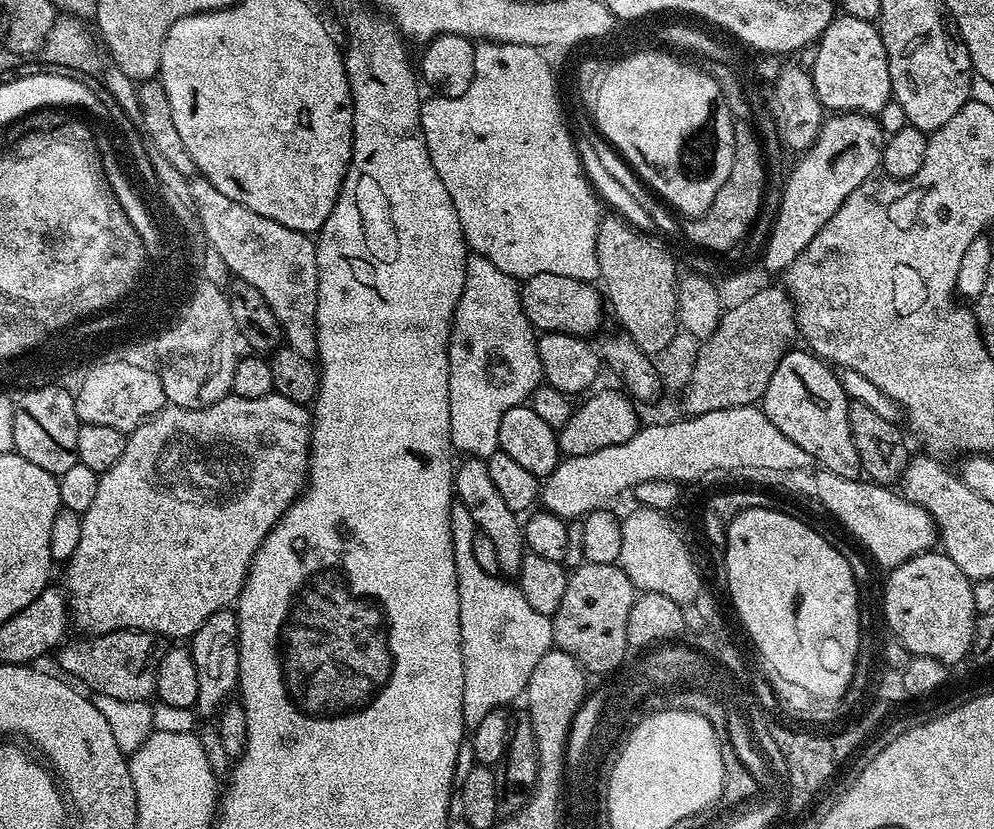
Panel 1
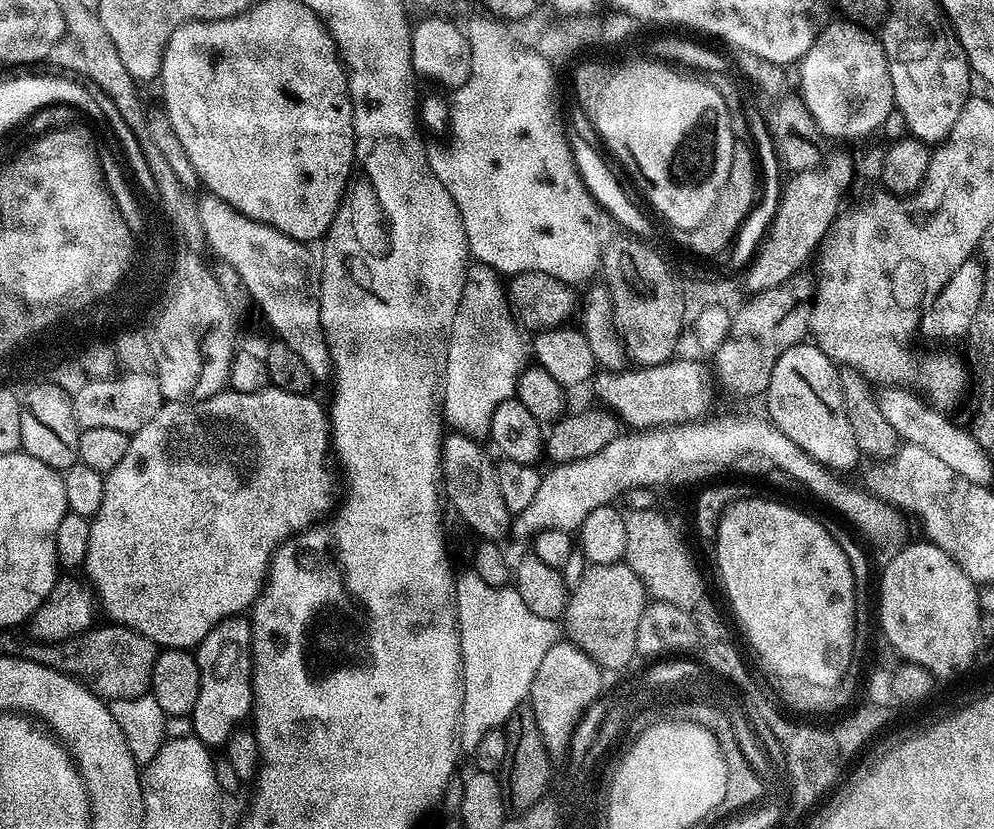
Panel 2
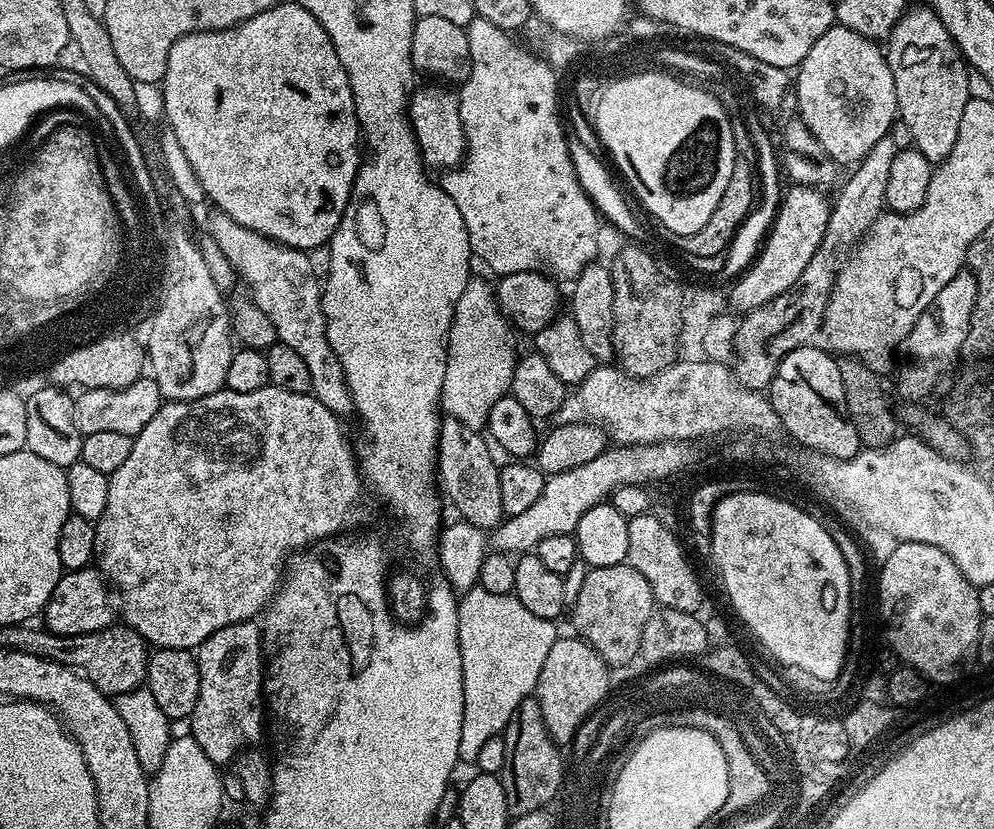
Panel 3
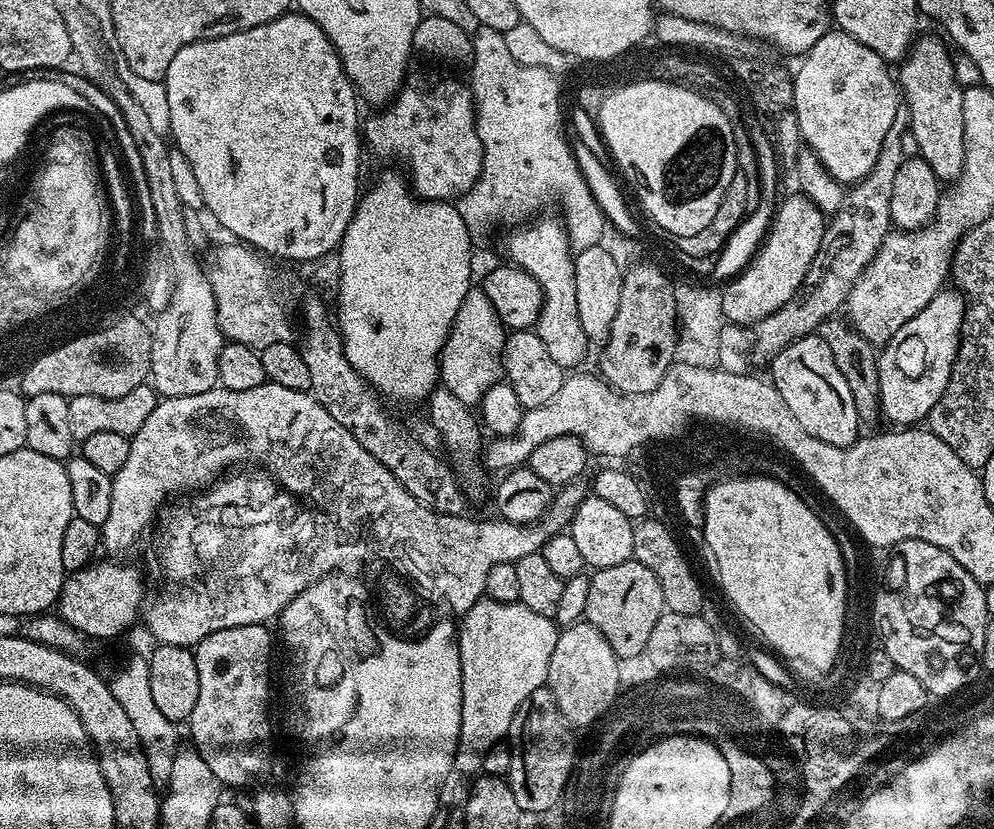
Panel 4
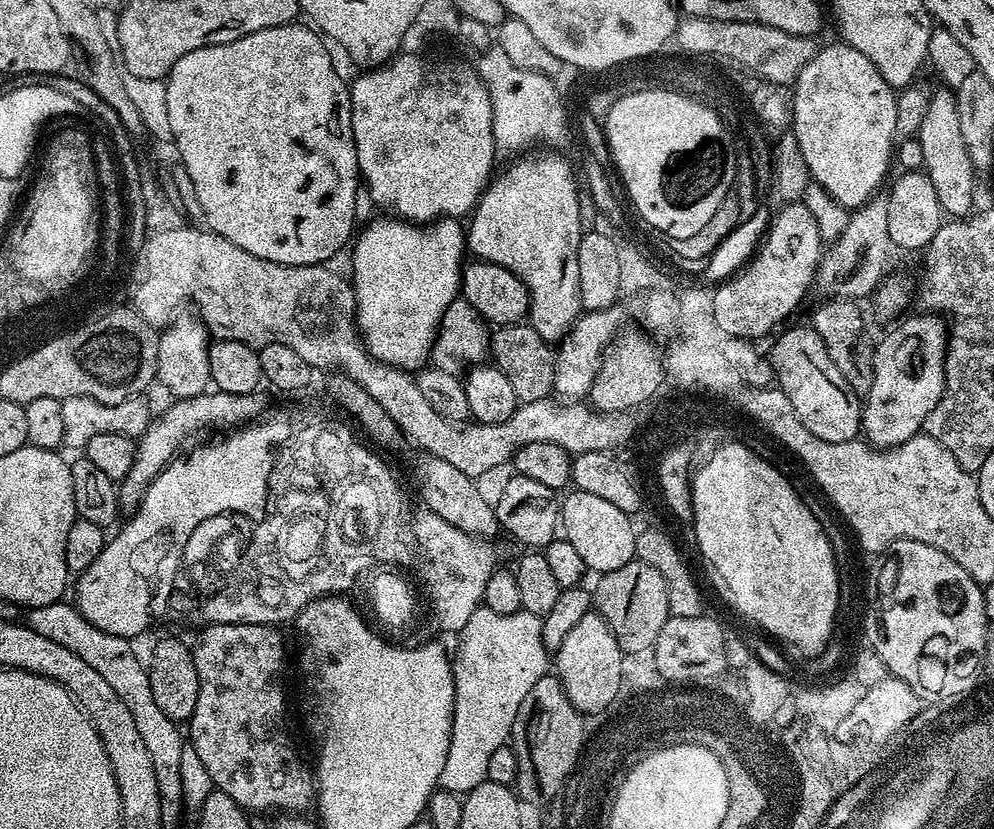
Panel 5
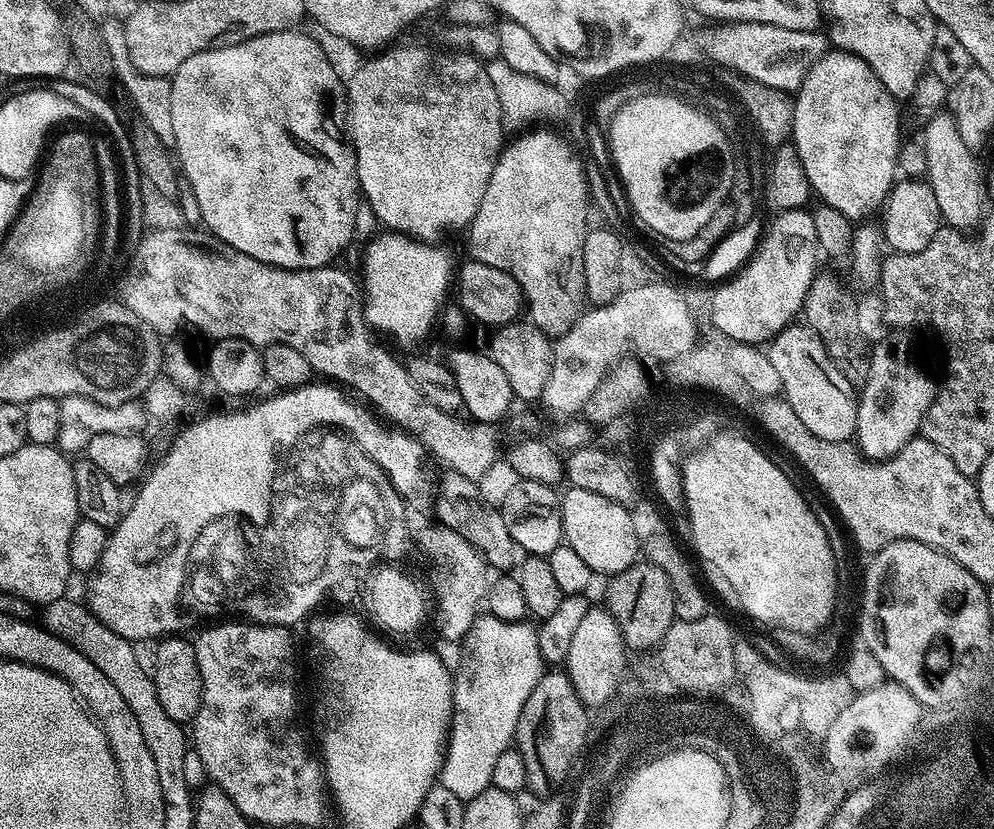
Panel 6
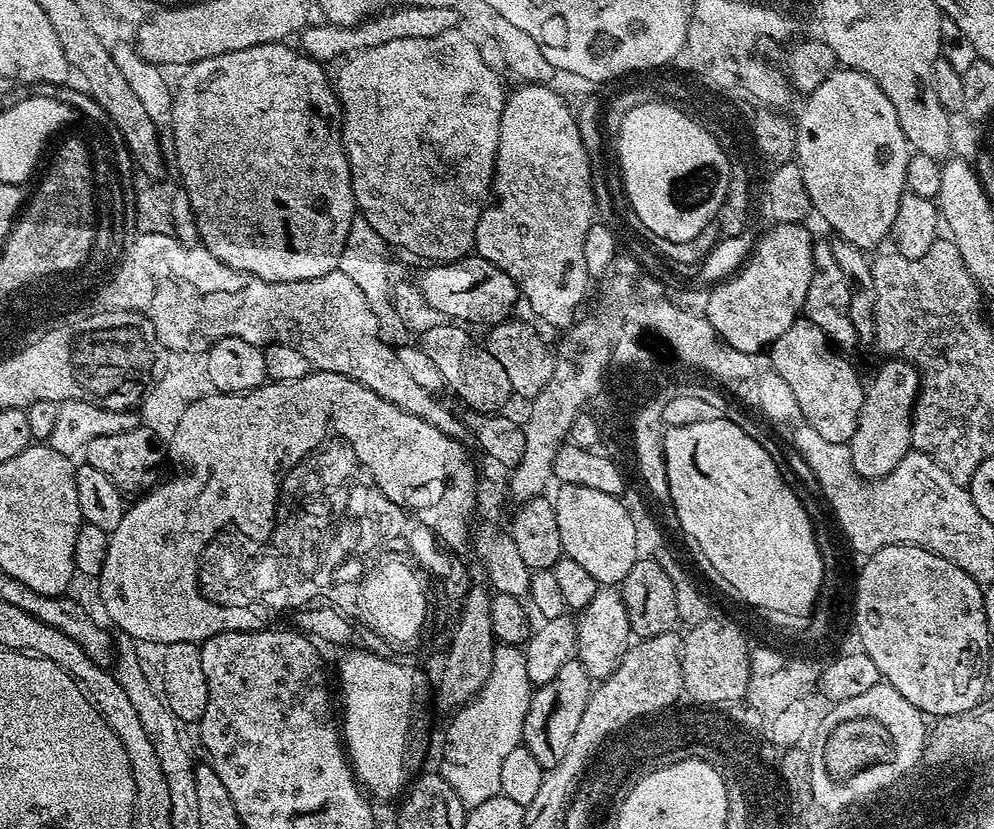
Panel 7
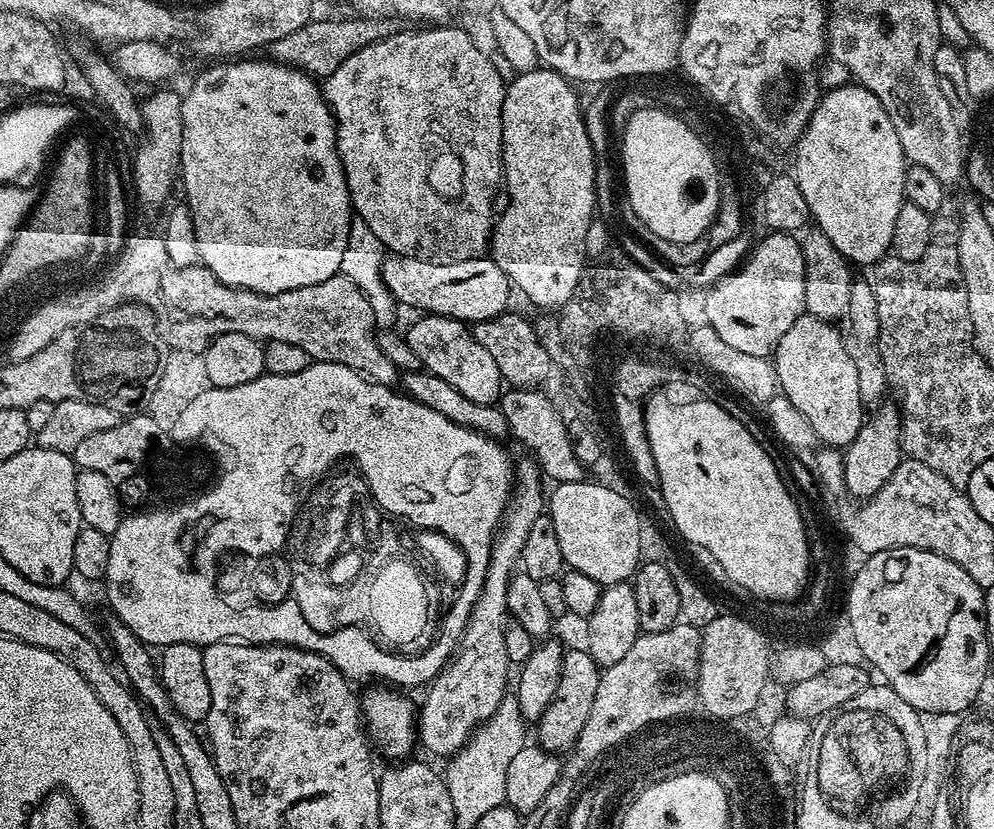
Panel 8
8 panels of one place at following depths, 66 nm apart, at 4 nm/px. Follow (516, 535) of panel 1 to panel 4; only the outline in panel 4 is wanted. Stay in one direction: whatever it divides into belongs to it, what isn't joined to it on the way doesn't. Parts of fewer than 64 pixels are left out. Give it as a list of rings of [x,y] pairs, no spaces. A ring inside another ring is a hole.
[[[443,386],[433,388],[432,393],[428,395],[426,407],[428,407],[427,419],[438,430],[446,459],[452,465],[452,471],[456,473],[456,480],[460,483],[464,495],[472,502],[482,499],[487,492],[489,495],[490,484],[488,488],[487,480],[489,477],[482,463],[482,439],[480,440],[482,424],[477,413]]]

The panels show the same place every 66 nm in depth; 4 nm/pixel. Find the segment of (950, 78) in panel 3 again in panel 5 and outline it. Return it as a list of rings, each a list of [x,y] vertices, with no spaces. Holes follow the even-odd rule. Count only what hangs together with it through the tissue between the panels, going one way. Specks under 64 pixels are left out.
[[[933,91],[929,95],[928,109],[921,120],[918,139],[922,146],[924,168],[930,182],[934,182],[934,190],[938,193],[941,209],[949,217],[964,218],[973,211],[972,199],[976,196],[976,176],[978,176],[978,172],[977,169],[972,167],[972,159],[966,150],[964,131],[958,122],[956,97],[951,91],[943,91]]]

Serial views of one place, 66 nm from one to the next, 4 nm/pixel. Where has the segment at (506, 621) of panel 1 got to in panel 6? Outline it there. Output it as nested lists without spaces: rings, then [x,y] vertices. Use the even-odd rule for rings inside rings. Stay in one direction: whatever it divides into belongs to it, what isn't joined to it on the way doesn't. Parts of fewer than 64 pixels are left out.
[[[487,614],[477,615],[472,623],[472,632],[476,636],[476,653],[472,656],[472,673],[465,680],[457,679],[452,690],[452,723],[446,741],[444,762],[440,766],[439,783],[465,802],[478,798],[482,790],[492,787],[494,766],[500,755],[513,747],[516,738],[518,718],[530,690],[538,686],[540,677],[546,671],[546,665],[540,657],[536,628],[528,622],[506,622]]]

